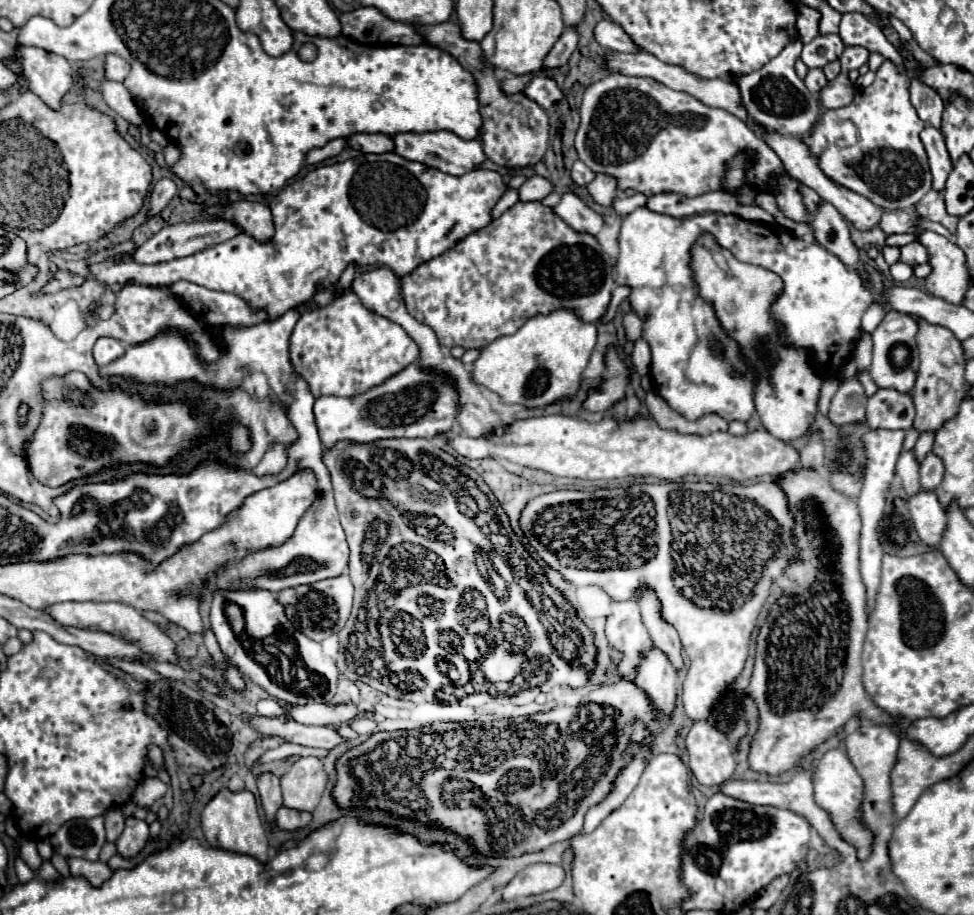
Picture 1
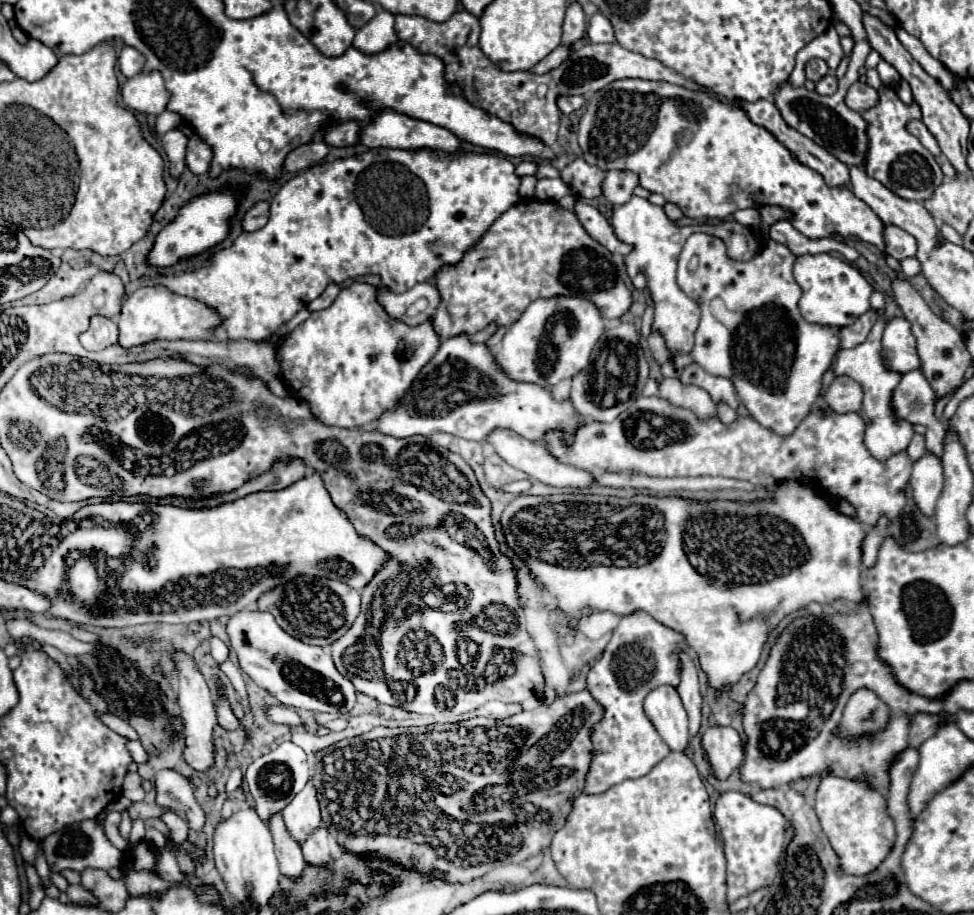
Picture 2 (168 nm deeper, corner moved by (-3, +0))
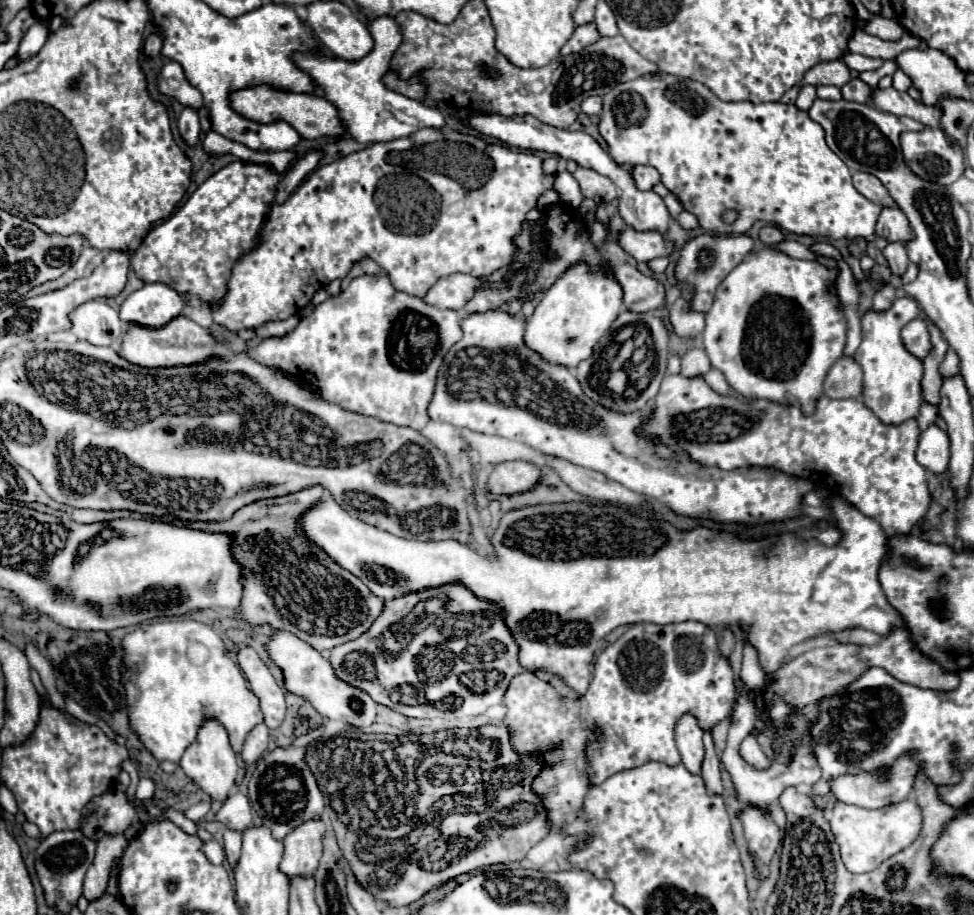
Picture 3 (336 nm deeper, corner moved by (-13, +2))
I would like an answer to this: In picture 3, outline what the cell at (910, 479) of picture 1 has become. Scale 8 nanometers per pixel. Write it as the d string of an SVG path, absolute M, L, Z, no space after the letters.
M922 403L920 413L918 413L918 417L916 417L920 431L924 431L928 425L932 425L932 423L936 421L936 417L938 417L938 407L932 407L932 405L928 405L928 403Z

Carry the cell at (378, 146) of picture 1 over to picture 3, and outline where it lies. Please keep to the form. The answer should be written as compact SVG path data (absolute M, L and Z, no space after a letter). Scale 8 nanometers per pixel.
M266 85L254 87L254 89L242 89L234 91L230 95L230 105L234 111L238 111L242 117L258 121L258 123L270 123L276 119L282 119L290 123L304 139L318 139L318 137L342 137L346 133L344 121L338 117L338 109L320 95L306 95L306 93L282 93L272 91Z

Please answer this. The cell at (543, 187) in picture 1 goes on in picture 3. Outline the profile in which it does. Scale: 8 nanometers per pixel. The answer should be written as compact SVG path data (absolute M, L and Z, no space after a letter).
M564 171L564 173L558 173L556 179L554 179L554 191L560 195L560 201L572 205L572 207L578 207L582 203L582 191L578 187L578 181L574 181L574 177Z

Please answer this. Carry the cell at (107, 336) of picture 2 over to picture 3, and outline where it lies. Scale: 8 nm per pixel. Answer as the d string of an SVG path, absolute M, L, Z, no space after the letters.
M104 299L88 301L86 305L80 305L74 313L70 313L72 319L72 333L88 341L92 345L104 345L112 347L120 341L124 325L118 317L118 311L114 311Z

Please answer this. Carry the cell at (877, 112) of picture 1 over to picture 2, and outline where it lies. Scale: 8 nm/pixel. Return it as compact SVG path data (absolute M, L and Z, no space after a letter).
M882 87L880 91L880 103L864 113L864 119L870 123L868 125L868 137L870 137L870 147L866 155L866 173L886 185L892 193L912 199L912 201L924 201L934 193L934 189L942 183L944 173L940 165L936 163L934 155L906 131L906 121L920 119L920 107L914 105L904 105L896 91L890 87Z

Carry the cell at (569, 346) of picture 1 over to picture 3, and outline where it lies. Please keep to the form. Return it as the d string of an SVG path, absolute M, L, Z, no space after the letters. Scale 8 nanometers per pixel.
M586 263L572 265L562 277L558 277L558 281L536 305L532 317L526 323L524 343L544 361L574 369L580 361L592 355L594 345L616 321L620 309L622 289L618 289L618 283L610 275L604 271L590 271Z

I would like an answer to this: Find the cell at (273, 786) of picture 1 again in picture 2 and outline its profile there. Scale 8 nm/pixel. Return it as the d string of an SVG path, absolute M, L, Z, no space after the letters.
M274 815L270 821L270 833L274 837L274 845L276 845L276 857L280 863L280 871L282 875L290 877L290 879L300 879L304 873L304 857L302 857L302 849L296 841L290 839L282 815Z

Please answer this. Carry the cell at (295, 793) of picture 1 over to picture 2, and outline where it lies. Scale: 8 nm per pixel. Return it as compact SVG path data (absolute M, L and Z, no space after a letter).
M312 781L292 799L292 803L284 809L284 825L296 843L304 843L312 831L320 827L320 807L316 799L316 789Z

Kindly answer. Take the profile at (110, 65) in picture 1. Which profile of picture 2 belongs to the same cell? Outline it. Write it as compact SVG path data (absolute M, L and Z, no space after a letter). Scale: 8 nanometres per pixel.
M124 47L118 55L118 63L120 63L120 71L126 77L134 77L144 67L144 55L140 55L140 51L136 51L134 47Z

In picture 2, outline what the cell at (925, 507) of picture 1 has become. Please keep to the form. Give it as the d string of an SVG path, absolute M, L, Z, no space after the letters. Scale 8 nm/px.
M926 451L918 461L914 461L912 477L910 477L914 501L924 515L928 517L934 515L942 485L944 485L944 475L942 475L940 457Z

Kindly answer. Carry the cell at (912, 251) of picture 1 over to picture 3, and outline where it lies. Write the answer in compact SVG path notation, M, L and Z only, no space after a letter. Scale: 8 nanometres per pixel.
M890 207L882 209L882 213L878 217L876 233L880 237L884 237L888 243L894 243L894 241L908 243L914 239L914 233L910 229L906 215L900 209L890 209Z

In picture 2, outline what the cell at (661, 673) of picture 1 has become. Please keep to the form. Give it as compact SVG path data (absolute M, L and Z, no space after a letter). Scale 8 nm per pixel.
M674 687L654 689L644 701L644 711L672 751L686 751L690 739L688 715Z

